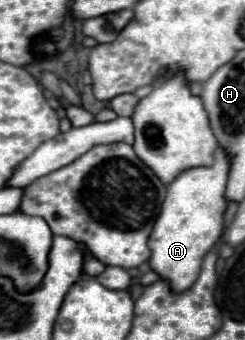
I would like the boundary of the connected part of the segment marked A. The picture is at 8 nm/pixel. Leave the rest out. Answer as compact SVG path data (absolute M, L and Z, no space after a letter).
M219 148L213 166L185 170L185 174L179 174L167 188L167 198L149 236L149 266L161 280L169 282L169 290L173 294L185 292L197 280L205 254L221 236L223 212L227 210L227 200L223 196L227 174L229 160Z

